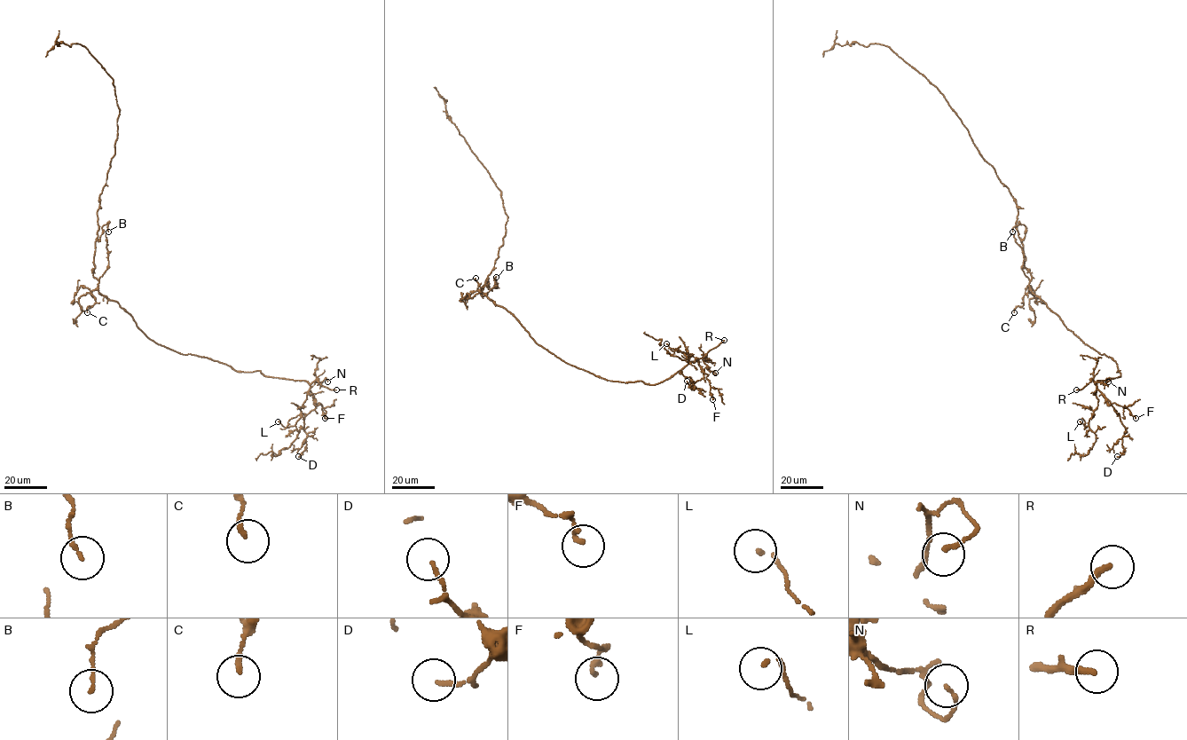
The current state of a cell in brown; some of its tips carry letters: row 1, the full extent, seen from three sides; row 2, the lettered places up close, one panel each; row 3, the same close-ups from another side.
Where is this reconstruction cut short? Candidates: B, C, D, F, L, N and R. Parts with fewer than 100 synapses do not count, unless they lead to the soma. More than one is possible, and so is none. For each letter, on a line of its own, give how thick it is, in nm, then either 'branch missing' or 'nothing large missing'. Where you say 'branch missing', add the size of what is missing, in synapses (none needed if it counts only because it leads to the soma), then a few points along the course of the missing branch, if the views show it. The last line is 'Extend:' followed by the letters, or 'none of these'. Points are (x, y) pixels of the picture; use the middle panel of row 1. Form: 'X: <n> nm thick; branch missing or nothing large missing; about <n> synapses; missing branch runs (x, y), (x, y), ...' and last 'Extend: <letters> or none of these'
B: 110 nm thick; nothing large missing
C: 160 nm thick; nothing large missing
D: 130 nm thick; nothing large missing
F: 180 nm thick; nothing large missing
L: 130 nm thick; nothing large missing
N: 130 nm thick; nothing large missing
R: 240 nm thick; branch missing
Extend: R

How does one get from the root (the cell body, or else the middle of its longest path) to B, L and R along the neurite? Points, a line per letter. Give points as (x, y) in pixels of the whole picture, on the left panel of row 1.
B: (99, 293), (98, 281), (93, 276), (93, 256), (96, 241), (99, 239), (104, 225), (107, 225), (108, 232)
L: (99, 293), (170, 350), (237, 371), (306, 381), (310, 389), (301, 417), (288, 428), (278, 421)
R: (99, 293), (149, 339), (182, 354), (237, 371), (317, 381), (336, 389)

